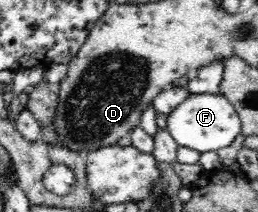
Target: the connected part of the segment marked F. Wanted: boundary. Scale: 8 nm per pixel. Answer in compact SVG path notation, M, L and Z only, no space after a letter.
M191 93L189 97L177 105L166 117L165 128L177 145L189 147L197 152L206 153L207 151L217 152L221 147L227 147L235 141L235 137L241 133L241 120L235 111L233 104L220 93Z

